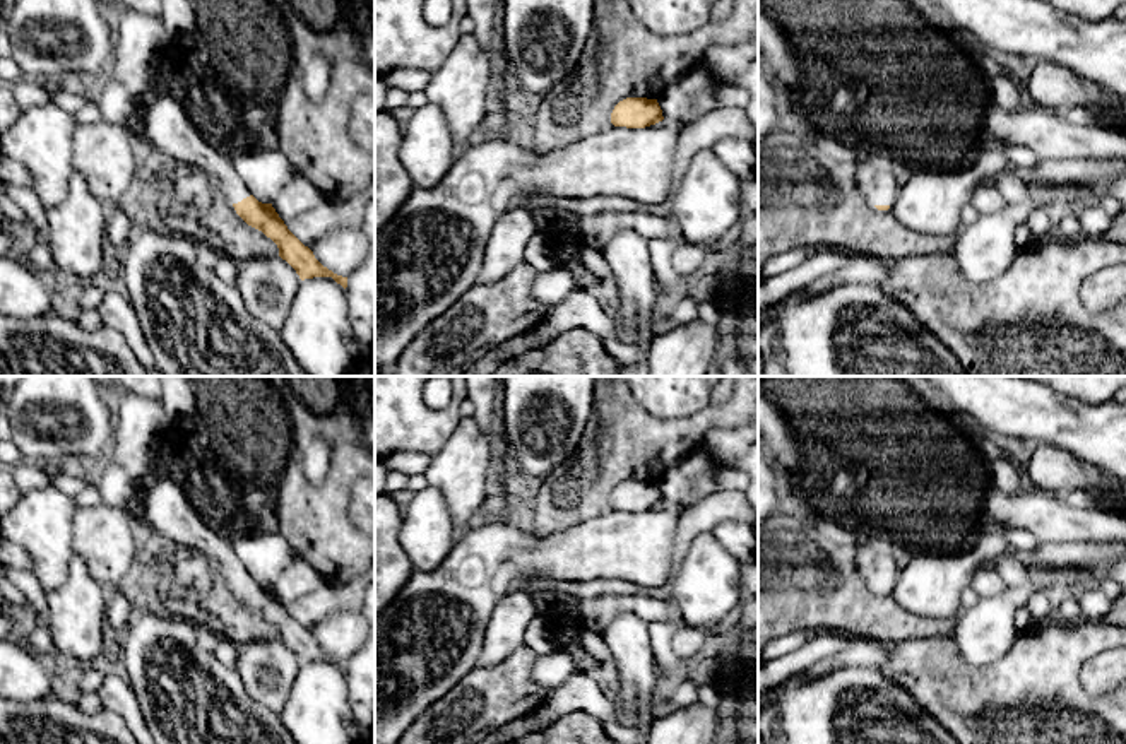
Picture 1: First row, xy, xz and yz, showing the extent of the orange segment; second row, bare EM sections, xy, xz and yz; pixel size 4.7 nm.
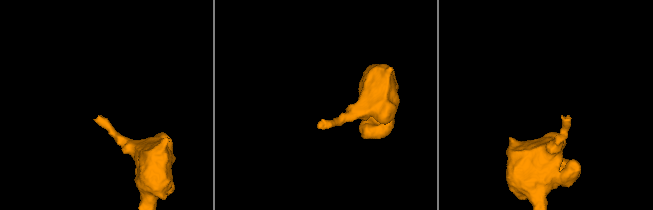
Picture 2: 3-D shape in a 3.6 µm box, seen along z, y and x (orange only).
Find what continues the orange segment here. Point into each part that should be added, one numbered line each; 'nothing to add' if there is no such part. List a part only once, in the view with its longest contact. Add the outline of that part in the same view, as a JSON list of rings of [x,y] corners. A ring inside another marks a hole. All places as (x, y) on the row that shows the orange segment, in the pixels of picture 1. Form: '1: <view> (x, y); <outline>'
1: xy (165, 127); [[[159,87],[149,94],[135,128],[139,142],[157,159],[185,162],[214,174],[233,204],[252,195],[238,178],[231,157],[205,142],[200,121],[183,108],[181,91]]]

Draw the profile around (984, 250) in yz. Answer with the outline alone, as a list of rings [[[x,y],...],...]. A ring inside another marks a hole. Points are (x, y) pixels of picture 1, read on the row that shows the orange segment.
[[[1030,186],[1027,197],[1016,204],[1006,204],[1005,209],[994,214],[981,214],[979,219],[969,226],[963,226],[953,245],[953,257],[960,272],[970,282],[989,282],[1006,272],[1015,260],[1015,231],[1020,224],[1027,222],[1027,217],[1035,209],[1042,209],[1051,197],[1051,192]]]

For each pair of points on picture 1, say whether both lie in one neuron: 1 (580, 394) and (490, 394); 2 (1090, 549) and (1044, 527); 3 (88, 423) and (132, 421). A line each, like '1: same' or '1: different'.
1: different
2: different
3: different

